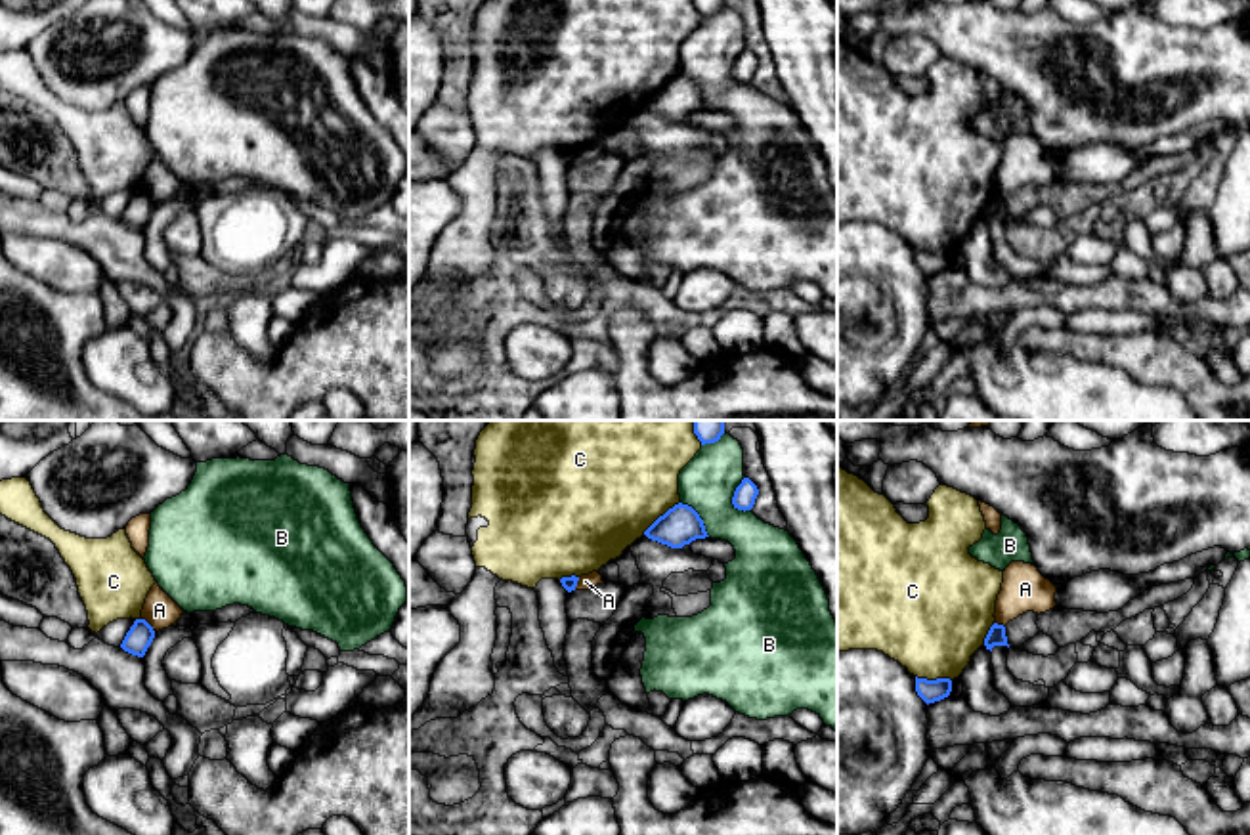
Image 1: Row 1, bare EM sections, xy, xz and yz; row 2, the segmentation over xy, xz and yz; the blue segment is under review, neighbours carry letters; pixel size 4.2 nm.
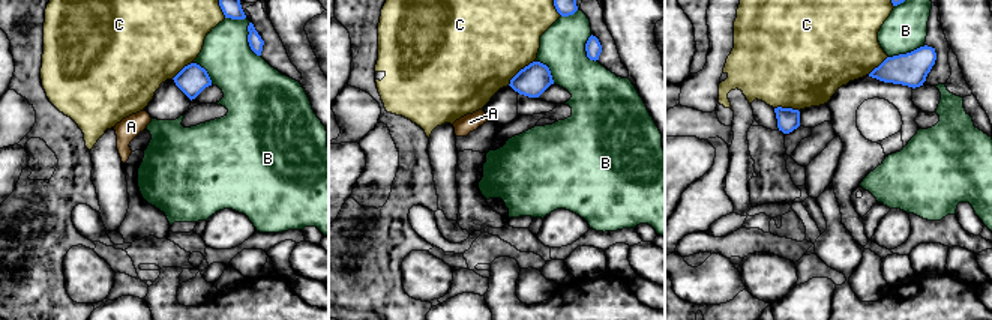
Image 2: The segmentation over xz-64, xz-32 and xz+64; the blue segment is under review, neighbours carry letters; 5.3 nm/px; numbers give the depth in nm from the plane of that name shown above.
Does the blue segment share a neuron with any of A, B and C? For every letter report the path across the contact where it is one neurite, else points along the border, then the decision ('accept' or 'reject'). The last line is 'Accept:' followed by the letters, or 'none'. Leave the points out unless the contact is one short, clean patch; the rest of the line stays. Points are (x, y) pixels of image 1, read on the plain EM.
A: border along xy (142, 190), (153, 203); reject
B: reject
C: reject
Accept: none

